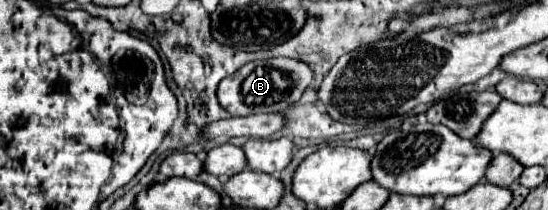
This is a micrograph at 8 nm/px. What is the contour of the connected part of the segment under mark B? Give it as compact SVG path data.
M269 58L269 60L255 60L239 68L235 74L221 80L217 88L219 104L231 116L249 116L259 112L281 112L289 104L297 102L305 88L311 84L313 72L307 64L293 60L293 58Z

